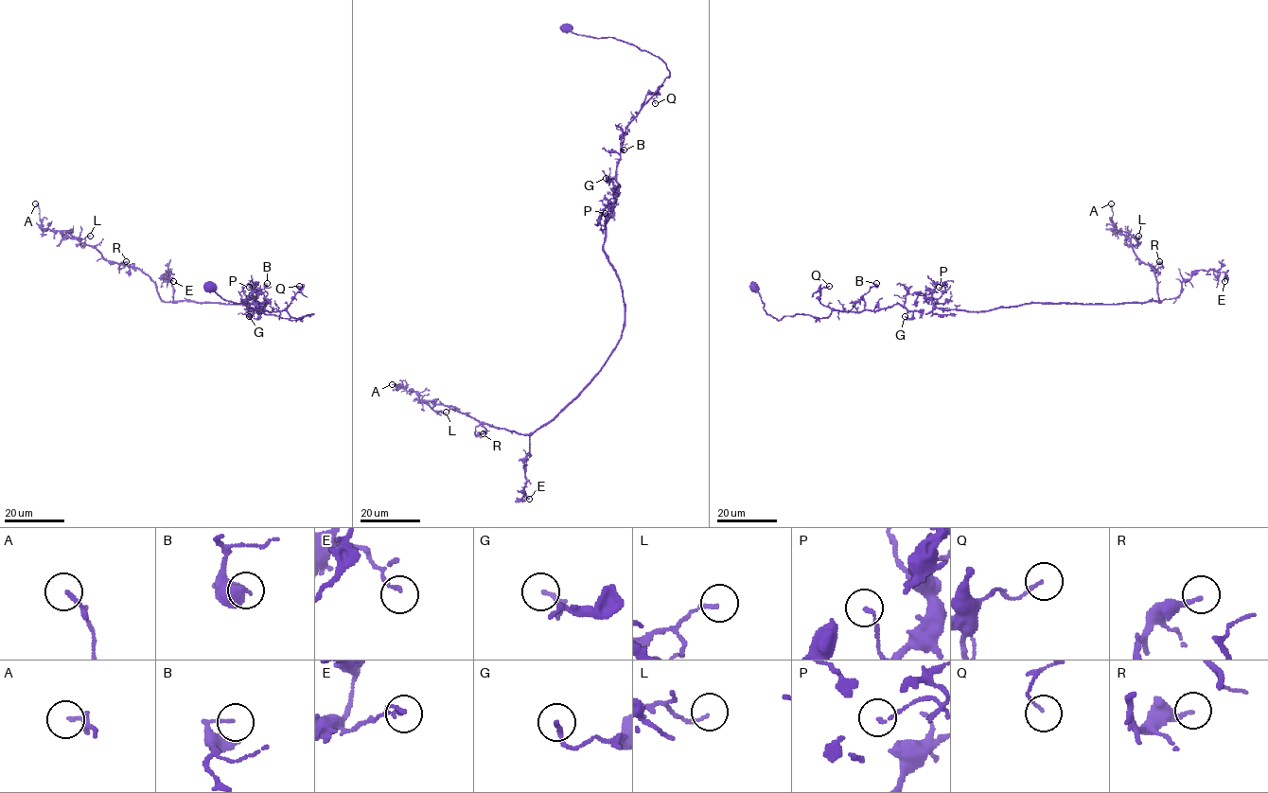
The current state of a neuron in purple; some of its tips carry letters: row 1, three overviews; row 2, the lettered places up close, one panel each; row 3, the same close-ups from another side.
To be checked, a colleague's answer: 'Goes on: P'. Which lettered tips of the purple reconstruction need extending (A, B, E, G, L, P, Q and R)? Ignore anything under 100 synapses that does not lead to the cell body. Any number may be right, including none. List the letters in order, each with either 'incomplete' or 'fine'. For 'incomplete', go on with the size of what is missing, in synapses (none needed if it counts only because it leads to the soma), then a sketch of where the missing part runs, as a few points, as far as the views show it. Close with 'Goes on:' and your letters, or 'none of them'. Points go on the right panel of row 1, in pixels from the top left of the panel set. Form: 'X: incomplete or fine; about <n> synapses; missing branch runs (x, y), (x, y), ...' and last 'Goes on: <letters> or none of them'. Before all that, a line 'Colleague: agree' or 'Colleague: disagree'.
Colleague: disagree
A: fine
B: fine
E: fine
G: fine
L: fine
P: fine
Q: fine
R: fine
Goes on: none of them

